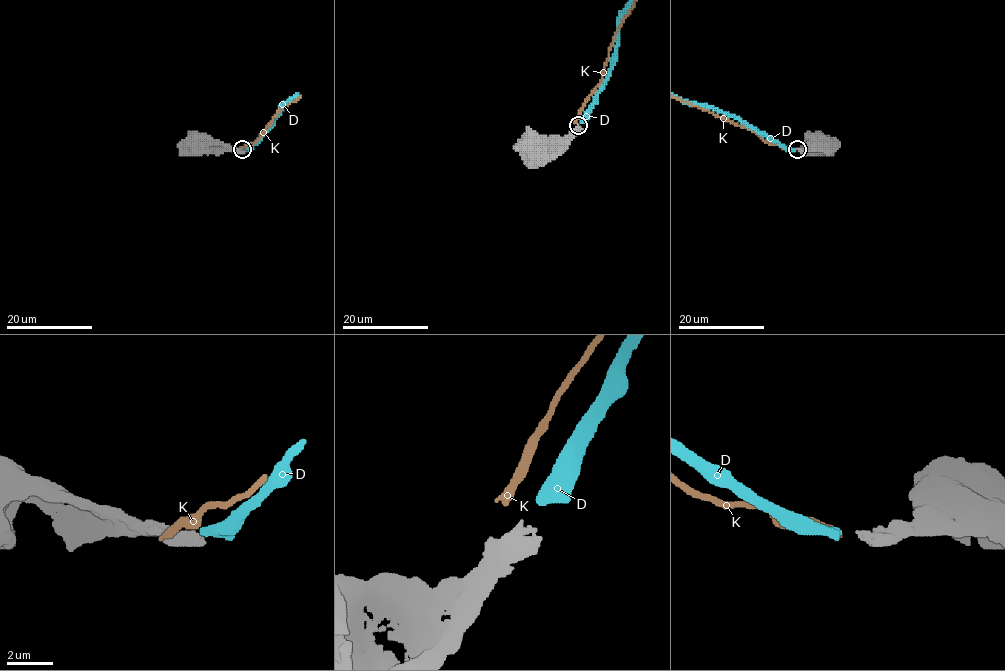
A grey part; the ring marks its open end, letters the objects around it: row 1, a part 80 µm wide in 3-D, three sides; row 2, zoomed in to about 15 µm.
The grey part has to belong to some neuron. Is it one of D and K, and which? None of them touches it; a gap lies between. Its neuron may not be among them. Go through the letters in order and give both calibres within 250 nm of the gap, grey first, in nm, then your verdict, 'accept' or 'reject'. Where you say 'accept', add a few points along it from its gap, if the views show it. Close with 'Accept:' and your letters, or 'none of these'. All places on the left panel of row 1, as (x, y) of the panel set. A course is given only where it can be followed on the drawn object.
D: 440/440 nm | accept
K: 440/380 nm | reject
Accept: D

